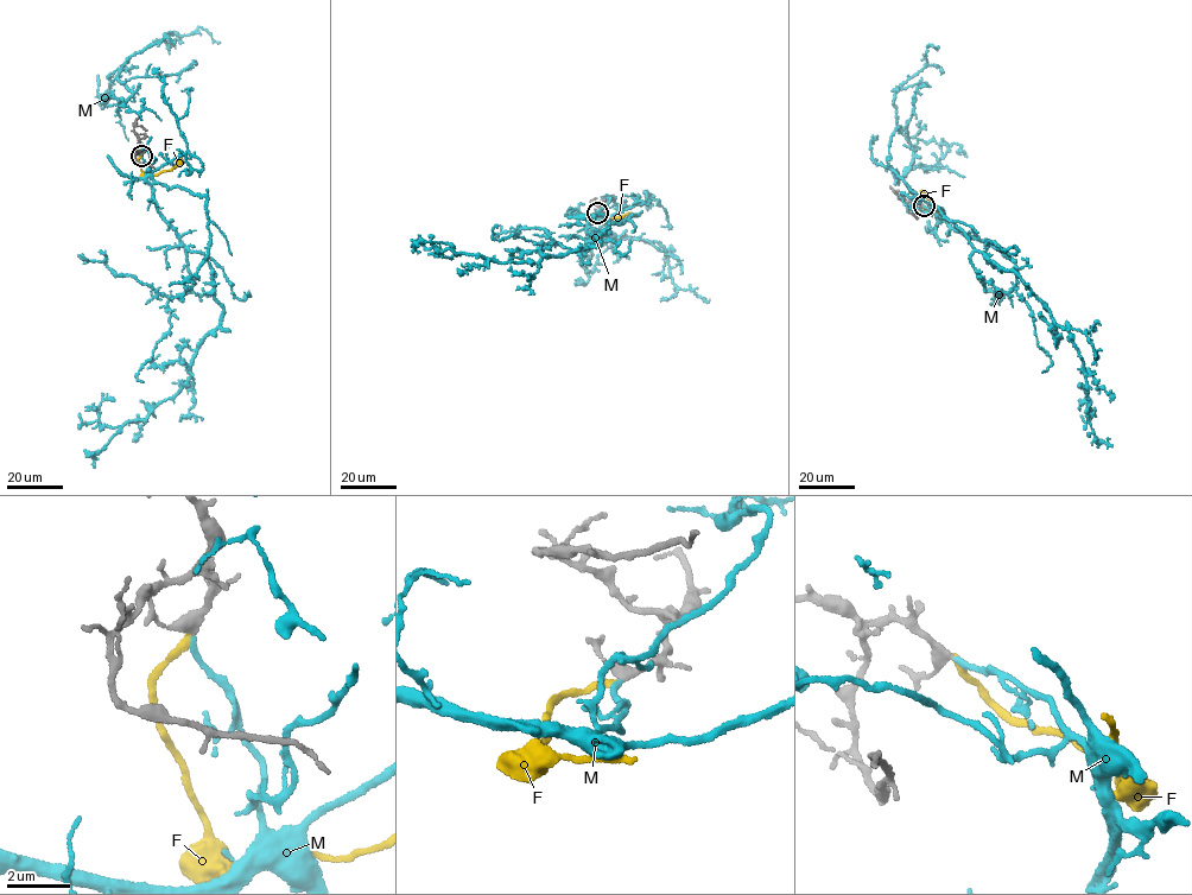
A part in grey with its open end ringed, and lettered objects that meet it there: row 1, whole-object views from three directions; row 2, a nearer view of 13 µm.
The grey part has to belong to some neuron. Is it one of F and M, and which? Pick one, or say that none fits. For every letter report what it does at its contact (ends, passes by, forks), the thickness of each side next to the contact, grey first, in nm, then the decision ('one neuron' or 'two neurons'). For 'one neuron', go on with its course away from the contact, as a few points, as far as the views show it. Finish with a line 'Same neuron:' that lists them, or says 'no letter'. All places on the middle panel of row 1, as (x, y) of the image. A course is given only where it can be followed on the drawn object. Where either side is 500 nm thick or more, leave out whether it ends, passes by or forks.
F: it ends; calibres 280 and 200 nm; two neurons
M: it ends; calibres 280 and 170 nm; one neuron; course (597, 213), (607, 222), (636, 215), (610, 224), (598, 243), (536, 262), (460, 253)
Same neuron: M

